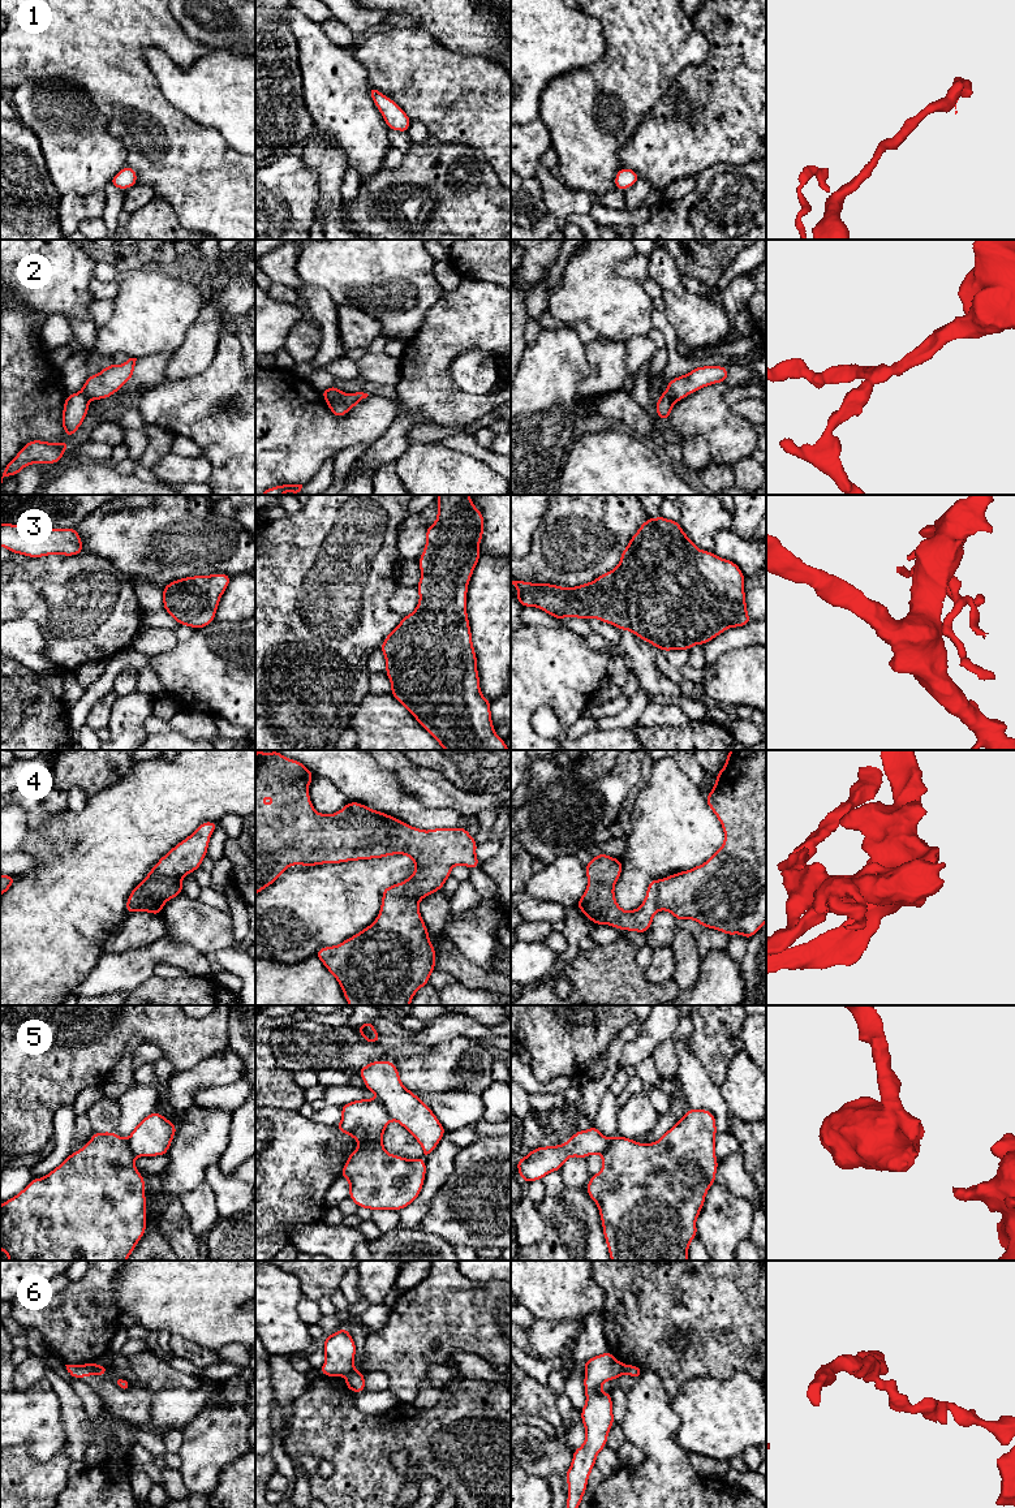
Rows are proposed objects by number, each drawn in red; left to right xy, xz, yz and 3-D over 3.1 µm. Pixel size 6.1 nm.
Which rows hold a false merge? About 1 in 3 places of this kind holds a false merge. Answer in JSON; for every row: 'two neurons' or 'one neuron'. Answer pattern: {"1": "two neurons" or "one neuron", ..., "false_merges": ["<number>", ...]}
{"1": "one neuron", "2": "two neurons", "3": "one neuron", "4": "two neurons", "5": "one neuron", "6": "two neurons", "false_merges": ["2", "4", "6"]}

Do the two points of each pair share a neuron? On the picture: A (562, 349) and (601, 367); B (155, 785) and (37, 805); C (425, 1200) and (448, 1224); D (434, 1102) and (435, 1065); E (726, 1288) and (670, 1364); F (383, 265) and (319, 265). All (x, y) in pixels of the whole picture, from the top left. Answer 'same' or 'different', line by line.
A: different
B: different
C: different
D: different
E: same
F: same

